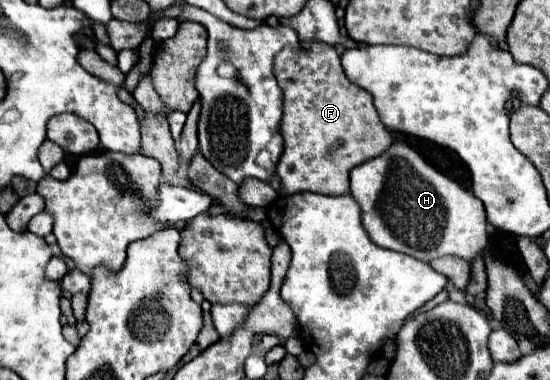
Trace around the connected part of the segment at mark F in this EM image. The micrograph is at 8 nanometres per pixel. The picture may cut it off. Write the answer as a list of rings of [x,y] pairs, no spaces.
[[[317,40],[311,42],[309,50],[285,46],[275,56],[273,72],[279,82],[279,88],[283,90],[283,118],[279,126],[279,132],[283,136],[283,152],[277,162],[277,176],[281,178],[283,192],[293,194],[293,192],[309,190],[327,196],[347,194],[351,168],[355,164],[379,156],[381,152],[385,152],[385,148],[389,148],[389,144],[393,144],[393,136],[377,116],[371,94],[359,88],[357,84],[349,82],[341,68],[337,50]]]

